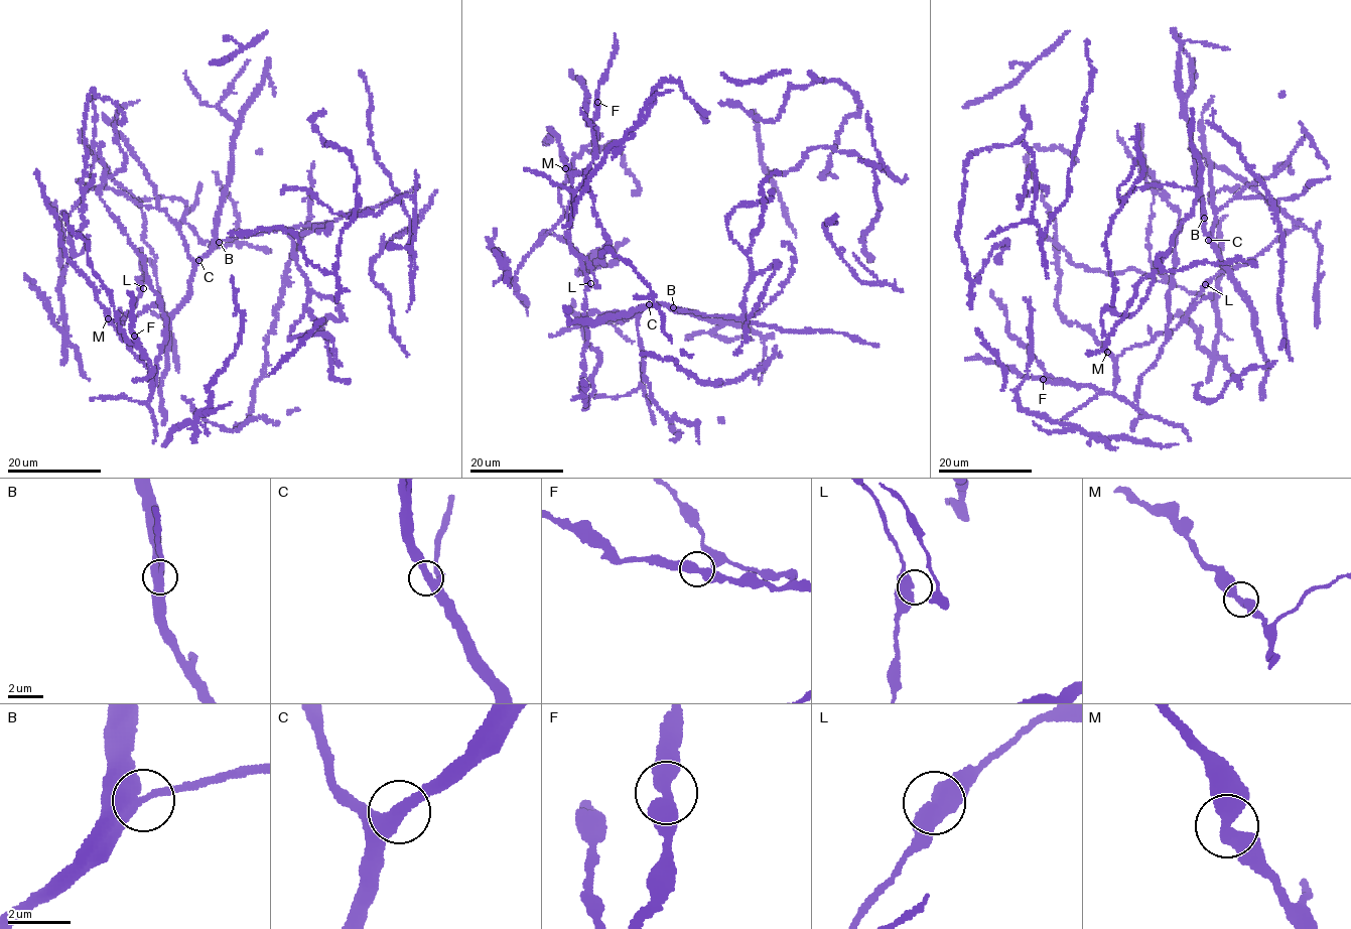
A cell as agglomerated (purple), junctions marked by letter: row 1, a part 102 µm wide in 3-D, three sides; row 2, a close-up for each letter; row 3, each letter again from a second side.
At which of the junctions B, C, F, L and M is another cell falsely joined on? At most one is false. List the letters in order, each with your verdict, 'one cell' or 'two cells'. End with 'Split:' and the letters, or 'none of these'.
B: one cell
C: one cell
F: one cell
L: one cell
M: one cell
Split: none of these

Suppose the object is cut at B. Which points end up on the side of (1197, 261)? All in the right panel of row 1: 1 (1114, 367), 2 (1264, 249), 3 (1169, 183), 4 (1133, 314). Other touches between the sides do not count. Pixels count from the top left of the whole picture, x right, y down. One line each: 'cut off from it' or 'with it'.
1: cut off from it
2: cut off from it
3: with it
4: with it

